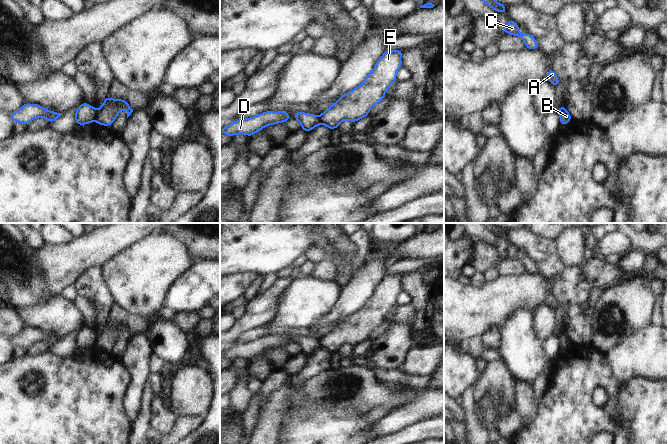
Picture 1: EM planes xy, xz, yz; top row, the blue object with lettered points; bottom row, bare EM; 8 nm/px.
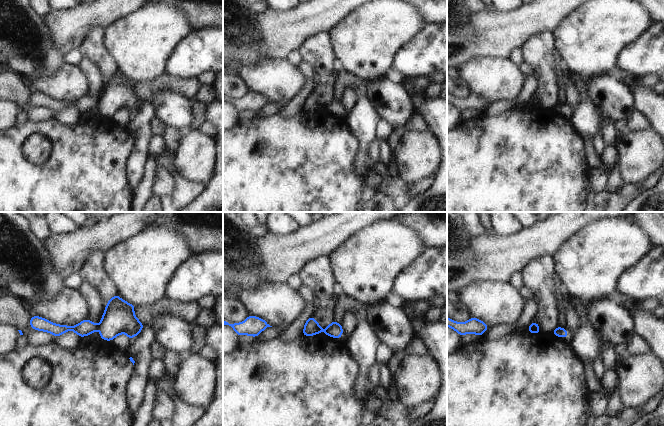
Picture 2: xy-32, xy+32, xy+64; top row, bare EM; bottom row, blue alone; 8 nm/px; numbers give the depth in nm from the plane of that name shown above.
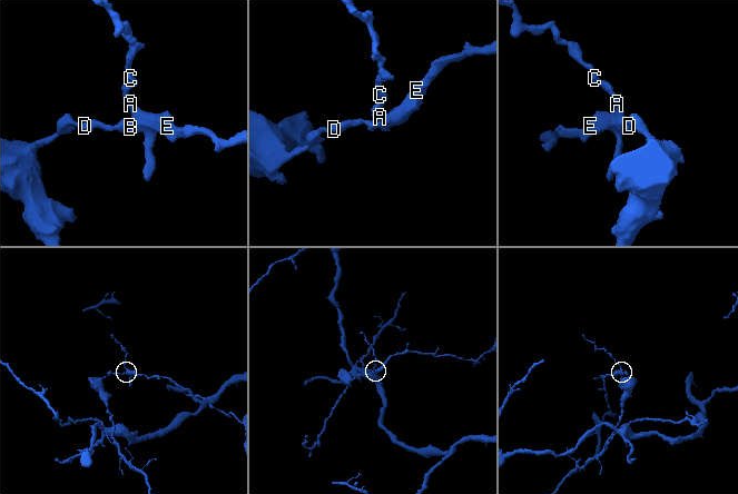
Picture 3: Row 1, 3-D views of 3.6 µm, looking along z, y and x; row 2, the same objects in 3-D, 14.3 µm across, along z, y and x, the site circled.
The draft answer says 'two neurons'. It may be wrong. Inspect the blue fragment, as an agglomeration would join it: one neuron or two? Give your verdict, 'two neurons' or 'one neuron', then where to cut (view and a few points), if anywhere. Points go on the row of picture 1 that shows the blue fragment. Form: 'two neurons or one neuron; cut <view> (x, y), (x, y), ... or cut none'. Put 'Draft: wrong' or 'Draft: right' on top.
Draft: right
two neurons; cut xy (97, 111), (95, 119)

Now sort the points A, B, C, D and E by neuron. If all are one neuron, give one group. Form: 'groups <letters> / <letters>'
groups A B C E / D

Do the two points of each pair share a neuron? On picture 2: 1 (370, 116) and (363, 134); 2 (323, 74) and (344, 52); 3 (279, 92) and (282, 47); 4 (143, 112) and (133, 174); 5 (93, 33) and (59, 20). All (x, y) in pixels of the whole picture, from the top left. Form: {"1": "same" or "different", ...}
{"1": "same", "2": "different", "3": "different", "4": "same", "5": "different"}

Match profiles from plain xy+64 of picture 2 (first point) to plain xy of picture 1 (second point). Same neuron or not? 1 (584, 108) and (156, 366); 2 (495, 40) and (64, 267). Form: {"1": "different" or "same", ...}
{"1": "different", "2": "same"}

